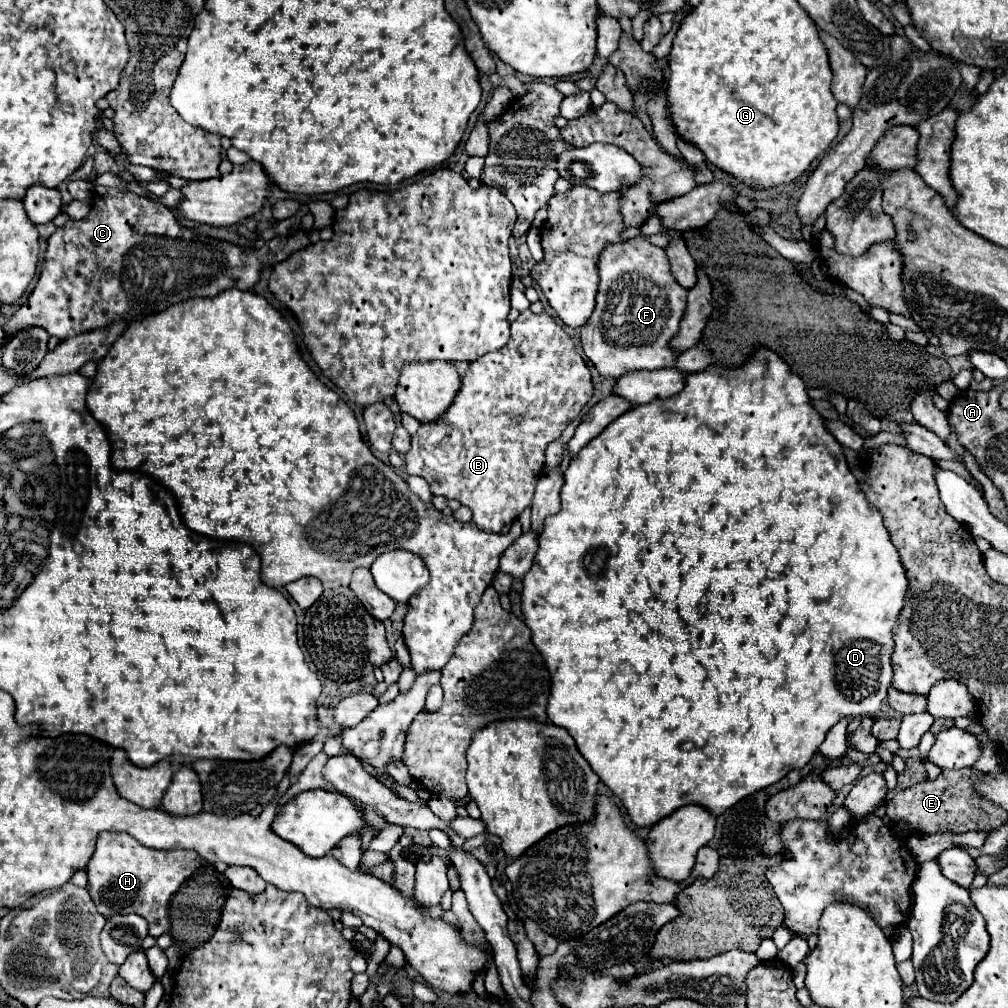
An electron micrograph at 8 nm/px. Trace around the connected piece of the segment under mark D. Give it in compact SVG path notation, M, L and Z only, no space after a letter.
M760 347L744 367L736 369L724 369L720 365L710 365L708 369L700 373L688 373L684 377L684 389L668 399L656 399L646 405L636 405L628 409L624 415L620 415L614 423L610 423L596 439L592 439L588 445L582 447L578 459L570 463L570 467L564 473L564 487L560 491L562 509L560 513L546 519L544 531L540 535L540 547L536 553L536 565L524 575L522 583L522 611L524 611L524 623L532 631L532 641L540 649L540 653L546 659L546 665L552 675L552 693L548 699L548 717L552 723L564 727L574 737L580 753L584 759L592 765L596 775L610 787L614 795L618 795L630 813L632 821L640 827L654 825L660 819L664 819L668 813L676 811L682 805L688 803L700 803L708 807L714 815L720 815L724 809L732 807L740 799L752 795L754 791L760 791L764 787L770 787L772 783L780 781L786 775L786 769L804 769L804 765L812 759L812 755L818 751L820 743L824 741L830 727L834 727L844 717L870 717L876 715L882 709L882 701L886 699L888 687L892 685L892 651L894 651L894 639L892 639L892 627L898 623L898 615L906 603L908 593L908 577L904 573L904 565L900 563L900 555L896 547L890 541L890 535L882 523L882 515L876 511L874 505L868 503L864 491L860 489L860 481L852 475L852 471L846 465L846 457L842 453L842 445L834 439L834 435L826 429L826 419L814 409L812 399L808 395L808 389L804 381L790 371L788 363L784 363L774 351L768 351L768 347Z

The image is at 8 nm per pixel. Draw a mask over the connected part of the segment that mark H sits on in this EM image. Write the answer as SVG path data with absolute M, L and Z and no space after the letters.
M106 831L98 835L96 851L88 861L88 891L96 909L110 919L120 913L136 913L148 921L150 935L160 937L168 933L168 903L178 887L192 877L200 863L196 851L178 849L178 851L160 851L150 849L132 839L128 833Z

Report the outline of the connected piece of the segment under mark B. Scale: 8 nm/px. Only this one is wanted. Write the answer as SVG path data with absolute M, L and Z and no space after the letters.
M526 309L510 329L510 341L500 351L492 351L470 363L452 407L436 423L420 425L412 437L412 449L404 457L408 475L426 479L434 495L458 499L474 513L474 523L488 533L500 533L500 529L530 507L534 487L544 469L546 445L562 435L592 397L588 365L578 355L574 341L562 325L548 313L536 315Z

